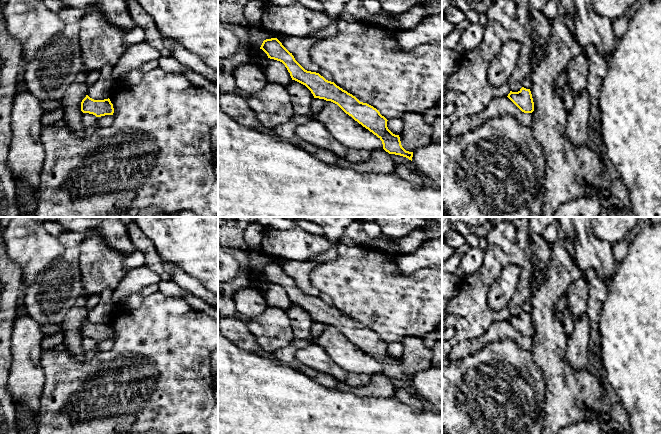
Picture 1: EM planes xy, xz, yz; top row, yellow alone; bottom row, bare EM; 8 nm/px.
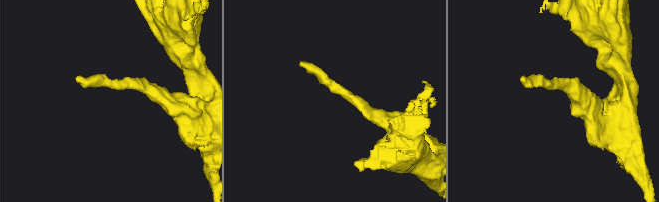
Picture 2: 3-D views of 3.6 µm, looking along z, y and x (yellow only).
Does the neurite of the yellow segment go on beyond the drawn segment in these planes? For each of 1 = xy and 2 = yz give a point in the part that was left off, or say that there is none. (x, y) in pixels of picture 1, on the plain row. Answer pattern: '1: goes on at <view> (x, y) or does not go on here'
1: does not go on here
2: does not go on here

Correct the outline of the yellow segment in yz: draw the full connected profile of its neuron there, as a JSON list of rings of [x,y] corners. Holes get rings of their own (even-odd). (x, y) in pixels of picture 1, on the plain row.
[[[522,311],[518,316],[512,316],[507,320],[522,336],[532,337],[534,326],[530,313]]]

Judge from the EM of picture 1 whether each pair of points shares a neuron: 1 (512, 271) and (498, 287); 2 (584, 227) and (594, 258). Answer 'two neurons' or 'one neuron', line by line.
1: one neuron
2: one neuron

